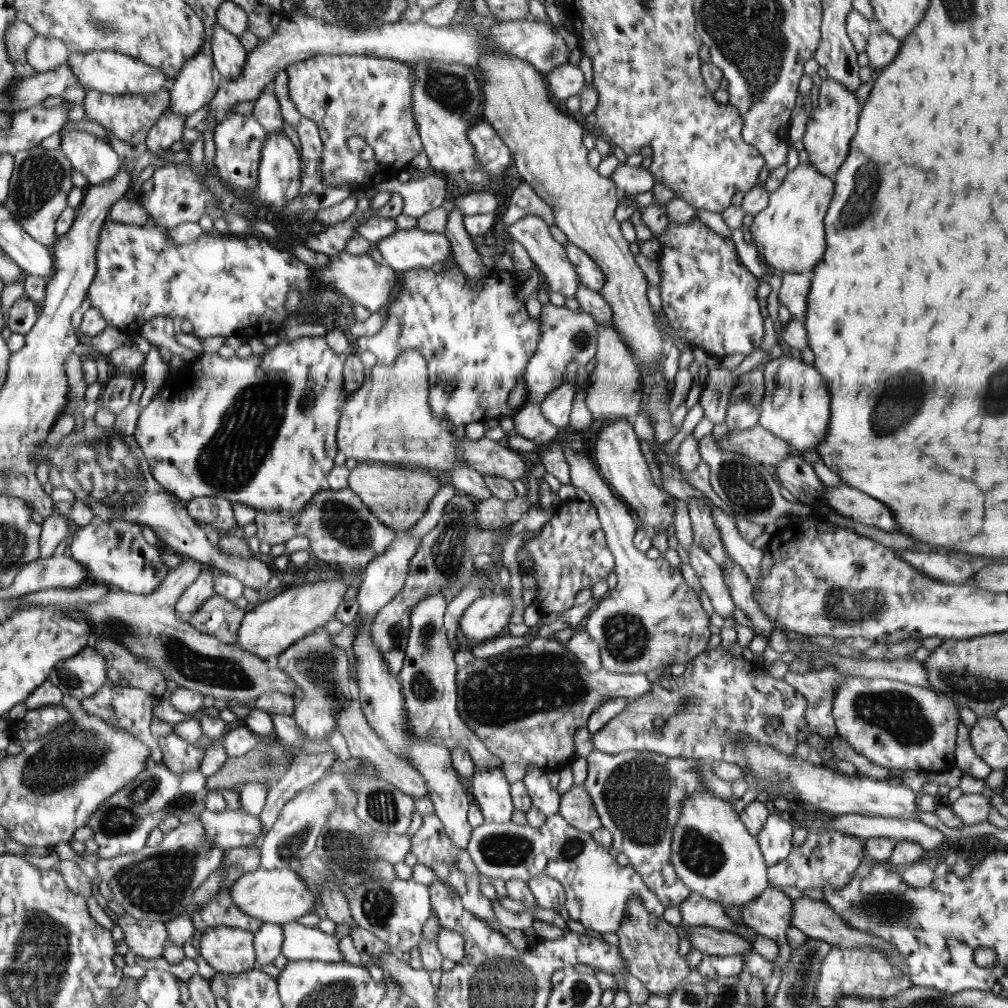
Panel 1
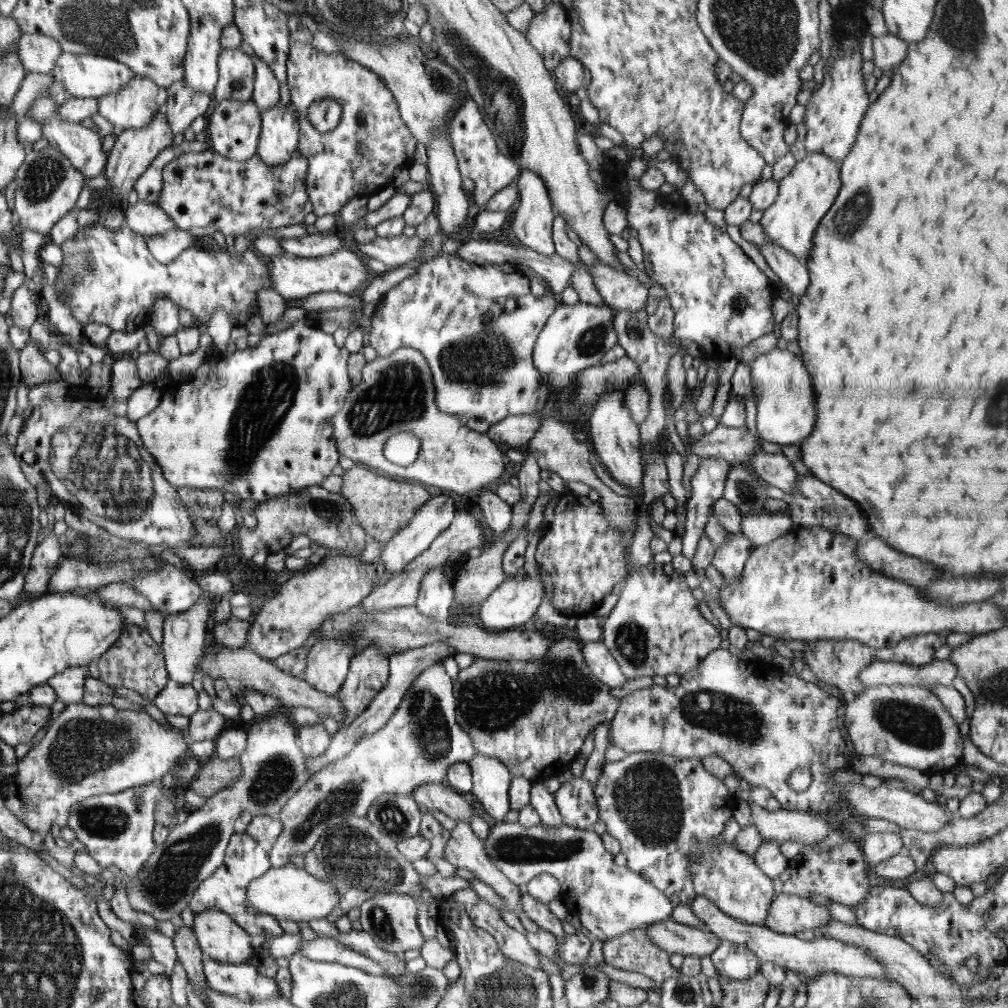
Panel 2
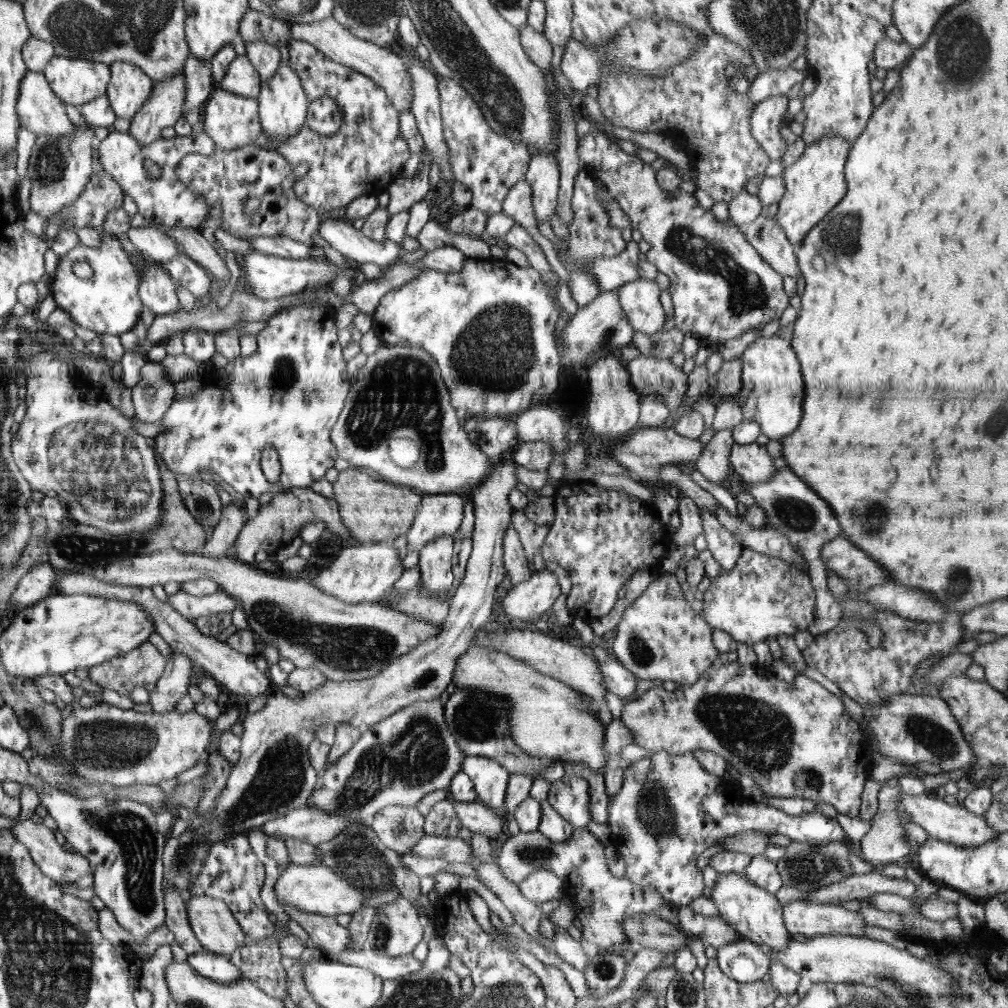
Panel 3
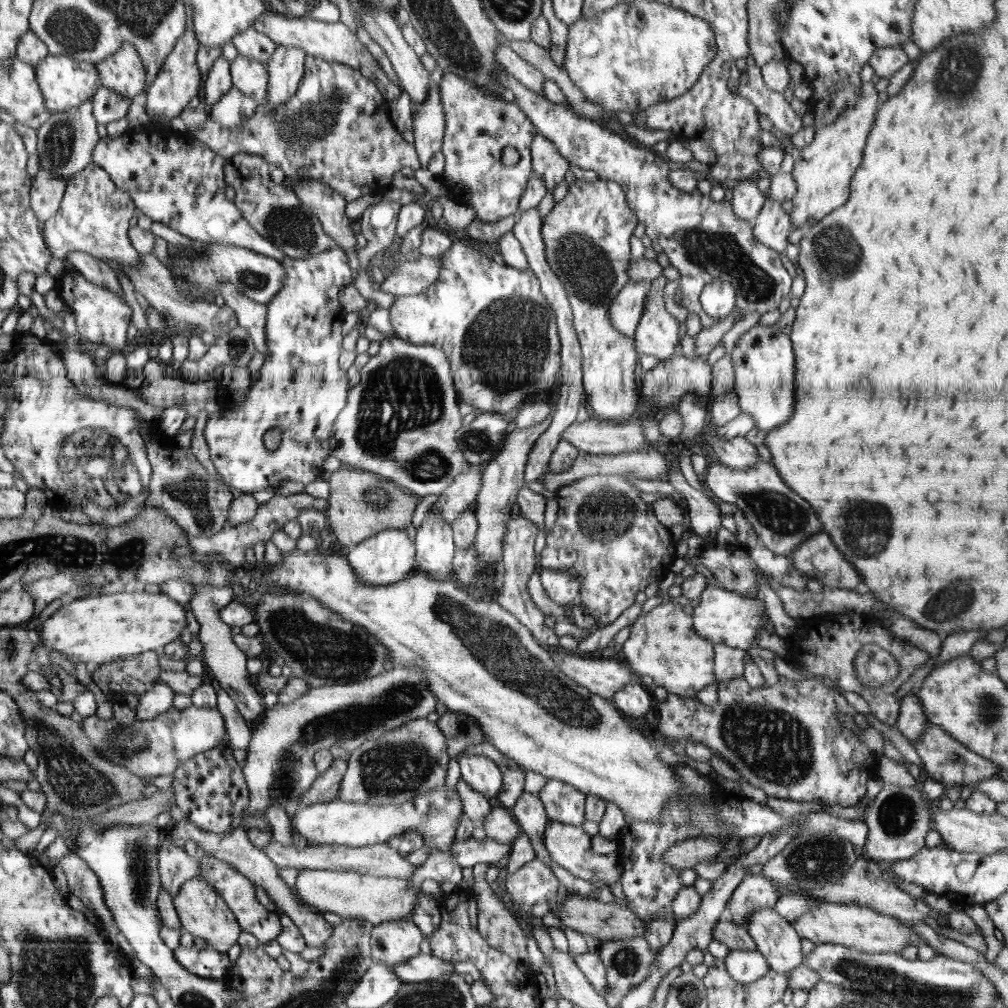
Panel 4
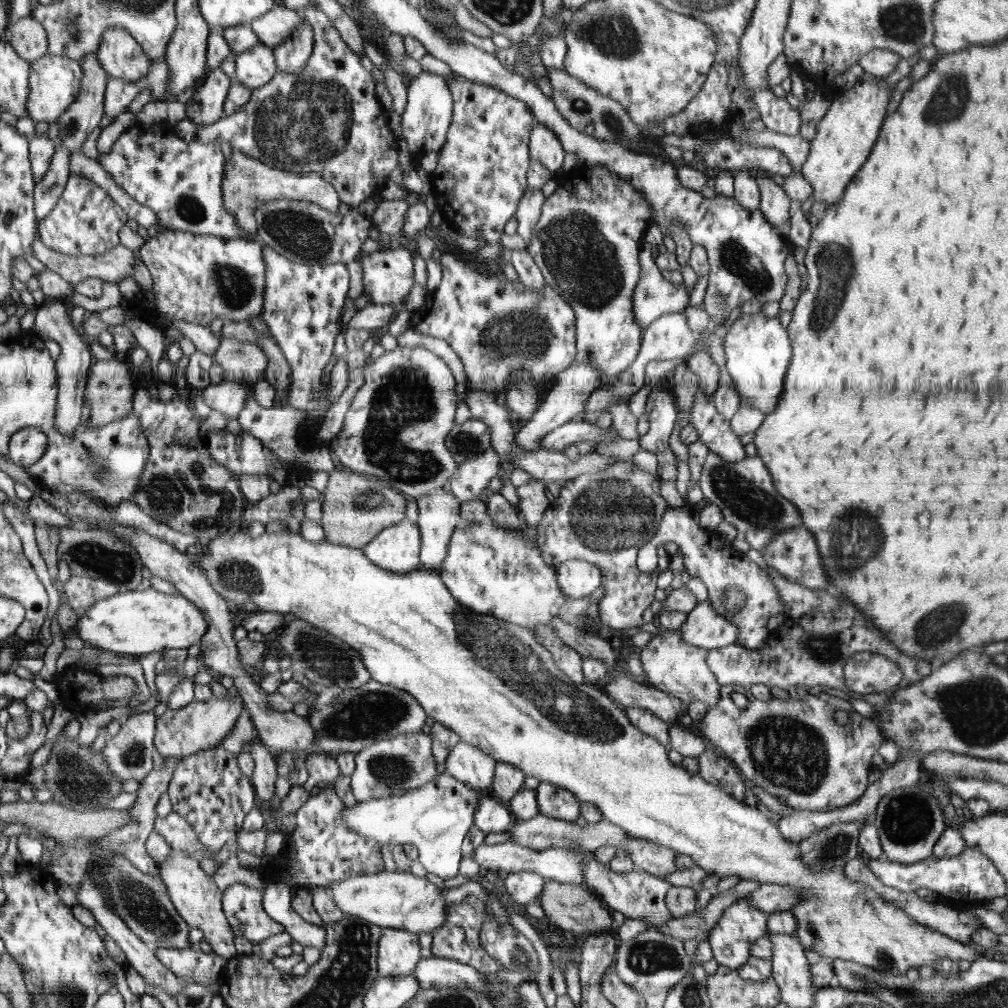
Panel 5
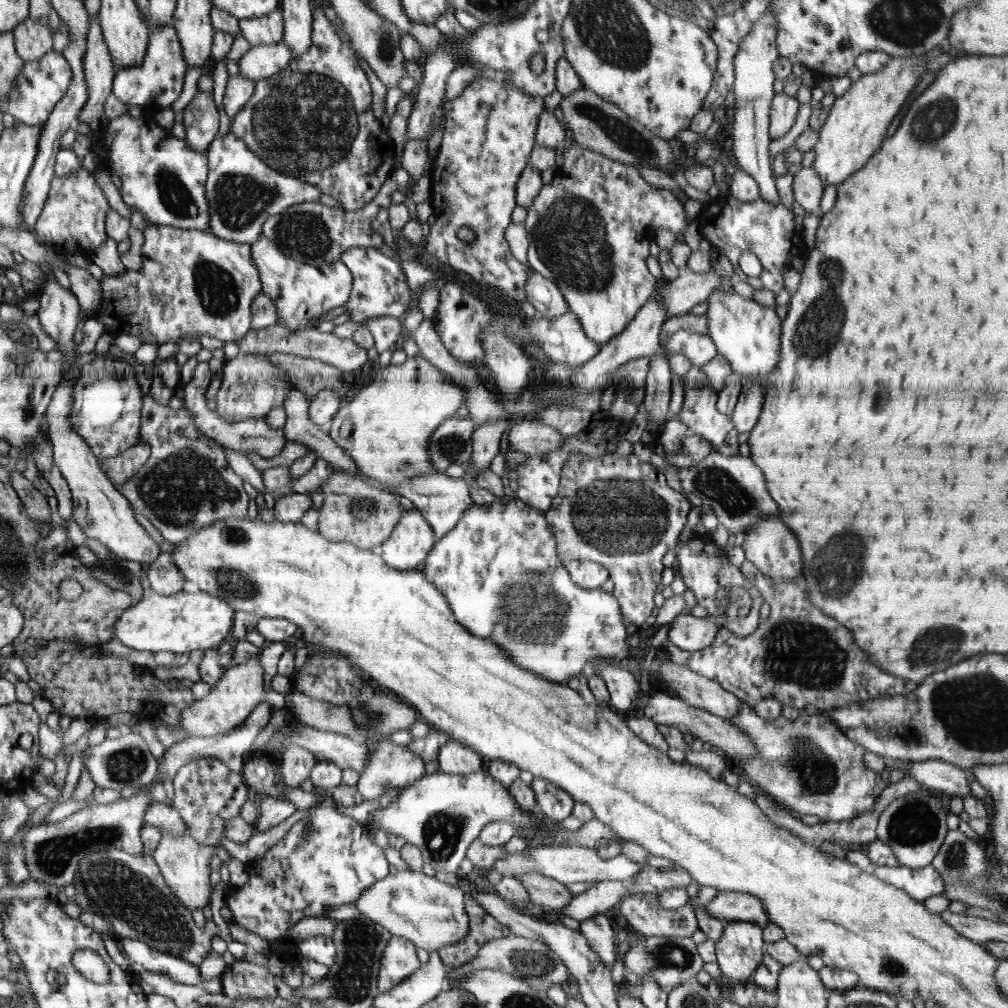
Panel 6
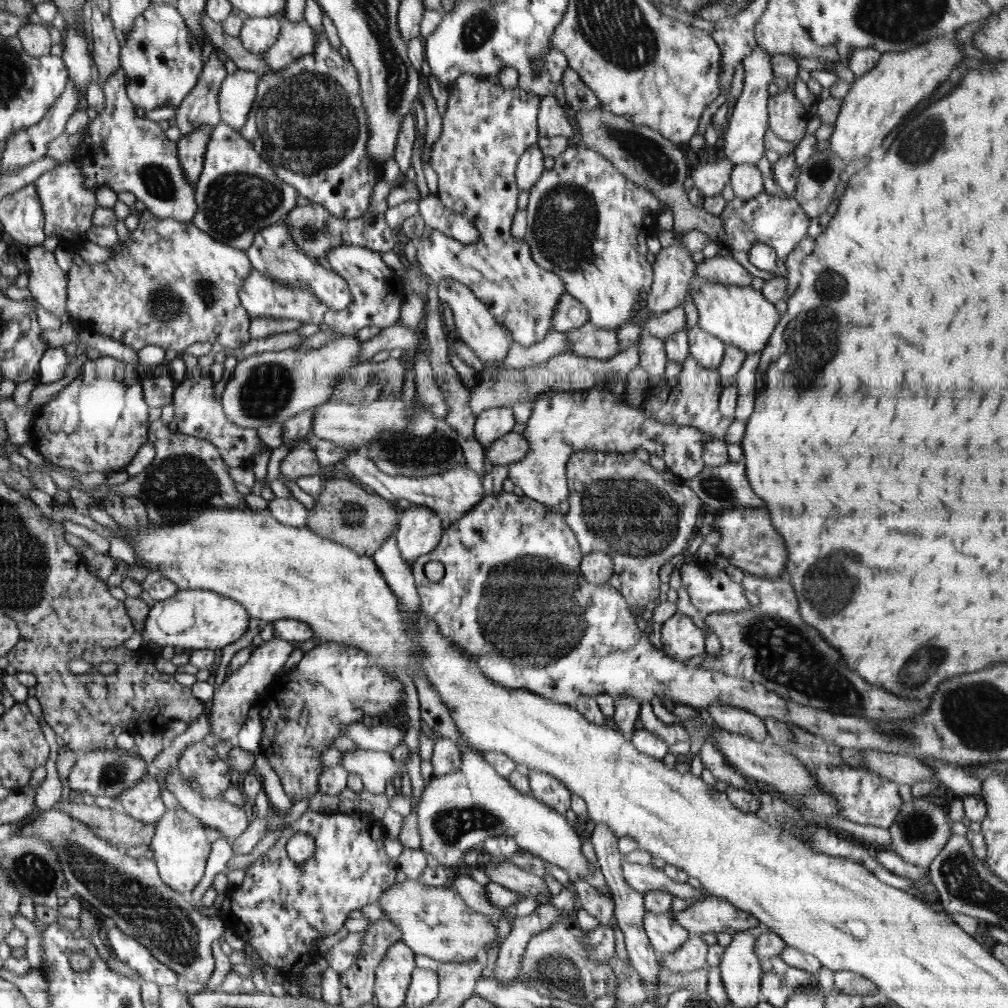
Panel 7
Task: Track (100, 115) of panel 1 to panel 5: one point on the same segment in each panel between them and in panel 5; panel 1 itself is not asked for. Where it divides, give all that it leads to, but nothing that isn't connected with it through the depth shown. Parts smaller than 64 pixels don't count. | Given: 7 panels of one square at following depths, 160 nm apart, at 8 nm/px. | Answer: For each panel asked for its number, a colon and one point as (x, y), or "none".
2: (135, 107)
3: (130, 87)
4: (124, 72)
5: (123, 58)

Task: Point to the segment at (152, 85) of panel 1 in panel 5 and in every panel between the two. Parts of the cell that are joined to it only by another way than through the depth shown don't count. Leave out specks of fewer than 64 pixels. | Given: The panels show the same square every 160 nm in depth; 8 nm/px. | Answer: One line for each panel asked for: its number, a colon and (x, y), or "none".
2: (84, 76)
3: (76, 82)
4: (66, 83)
5: (55, 83)

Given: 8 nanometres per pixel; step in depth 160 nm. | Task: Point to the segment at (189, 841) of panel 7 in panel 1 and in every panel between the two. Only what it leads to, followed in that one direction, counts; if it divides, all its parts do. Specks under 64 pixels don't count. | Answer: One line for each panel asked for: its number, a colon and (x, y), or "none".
1: (231, 950)
2: (220, 937)
3: (214, 925)
4: (202, 912)
5: (197, 899)
6: (184, 862)

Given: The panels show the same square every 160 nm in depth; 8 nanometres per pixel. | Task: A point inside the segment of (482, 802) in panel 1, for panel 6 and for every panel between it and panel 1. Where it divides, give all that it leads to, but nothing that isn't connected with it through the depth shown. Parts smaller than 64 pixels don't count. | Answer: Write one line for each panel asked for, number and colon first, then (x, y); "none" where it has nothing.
2: (491, 779)
3: (490, 779)
4: (480, 772)
5: (471, 765)
6: (454, 758)

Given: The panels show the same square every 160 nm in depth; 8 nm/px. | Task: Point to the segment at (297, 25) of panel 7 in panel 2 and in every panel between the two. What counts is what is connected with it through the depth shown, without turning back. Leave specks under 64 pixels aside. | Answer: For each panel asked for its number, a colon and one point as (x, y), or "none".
2: (237, 71)
3: (242, 79)
4: (250, 76)
5: (256, 67)
6: (260, 62)

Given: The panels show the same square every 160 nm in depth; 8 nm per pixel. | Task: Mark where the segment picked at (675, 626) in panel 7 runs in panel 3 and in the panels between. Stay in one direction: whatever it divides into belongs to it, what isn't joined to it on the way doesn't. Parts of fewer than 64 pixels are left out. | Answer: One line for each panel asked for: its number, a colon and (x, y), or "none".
3: (762, 597)
4: (722, 617)
5: (703, 627)
6: (690, 633)

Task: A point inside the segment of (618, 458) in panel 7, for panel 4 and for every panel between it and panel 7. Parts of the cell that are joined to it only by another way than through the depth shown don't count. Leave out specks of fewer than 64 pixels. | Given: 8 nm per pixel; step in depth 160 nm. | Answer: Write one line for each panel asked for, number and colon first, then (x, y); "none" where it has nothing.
4: (606, 536)
5: (604, 518)
6: (618, 511)

